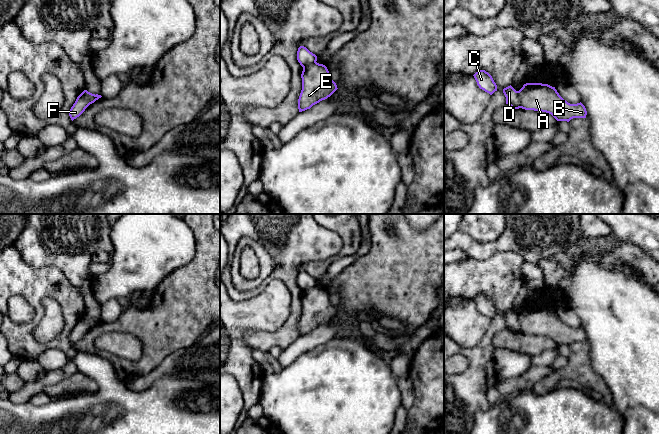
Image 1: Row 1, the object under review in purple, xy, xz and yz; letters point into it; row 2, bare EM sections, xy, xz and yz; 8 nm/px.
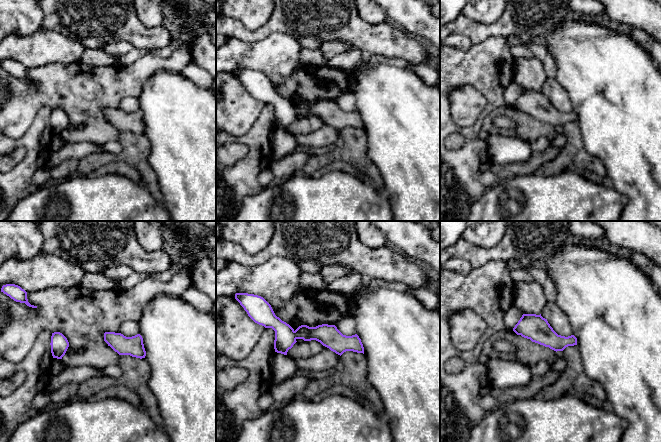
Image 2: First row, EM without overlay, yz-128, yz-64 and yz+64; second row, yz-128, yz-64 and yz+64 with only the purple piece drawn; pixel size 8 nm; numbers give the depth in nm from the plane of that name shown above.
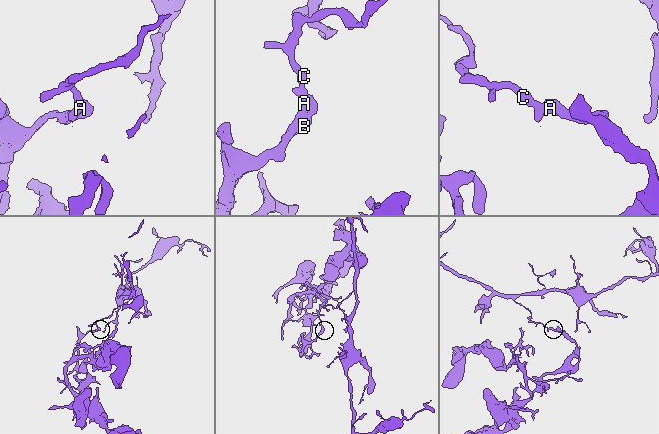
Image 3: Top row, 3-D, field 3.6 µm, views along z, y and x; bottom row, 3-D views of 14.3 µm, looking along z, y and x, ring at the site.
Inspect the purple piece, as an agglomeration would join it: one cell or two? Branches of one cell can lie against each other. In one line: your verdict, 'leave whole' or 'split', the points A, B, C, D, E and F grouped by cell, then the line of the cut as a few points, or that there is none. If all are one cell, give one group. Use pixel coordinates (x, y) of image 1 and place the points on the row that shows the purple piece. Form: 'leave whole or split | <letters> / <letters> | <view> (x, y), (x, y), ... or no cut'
split | A B E / C D F | yz (517, 91), (521, 107)

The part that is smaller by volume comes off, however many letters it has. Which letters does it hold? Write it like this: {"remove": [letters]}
{"remove": ["A", "B", "E"]}

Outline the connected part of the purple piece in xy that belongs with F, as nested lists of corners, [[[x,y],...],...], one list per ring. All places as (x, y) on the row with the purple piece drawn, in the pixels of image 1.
[[[83,92],[77,97],[75,103],[71,107],[69,111],[69,116],[71,120],[73,121],[77,117],[79,117],[85,109],[89,106],[88,100],[83,95]]]

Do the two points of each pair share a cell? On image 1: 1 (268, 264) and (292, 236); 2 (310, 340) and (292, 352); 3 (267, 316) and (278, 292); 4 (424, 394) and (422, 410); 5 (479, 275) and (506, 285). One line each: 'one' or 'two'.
1: two
2: one
3: one
4: one
5: one

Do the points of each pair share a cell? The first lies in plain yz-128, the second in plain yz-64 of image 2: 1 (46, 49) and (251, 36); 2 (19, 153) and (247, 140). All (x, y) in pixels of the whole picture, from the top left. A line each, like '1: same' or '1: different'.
1: different
2: different

